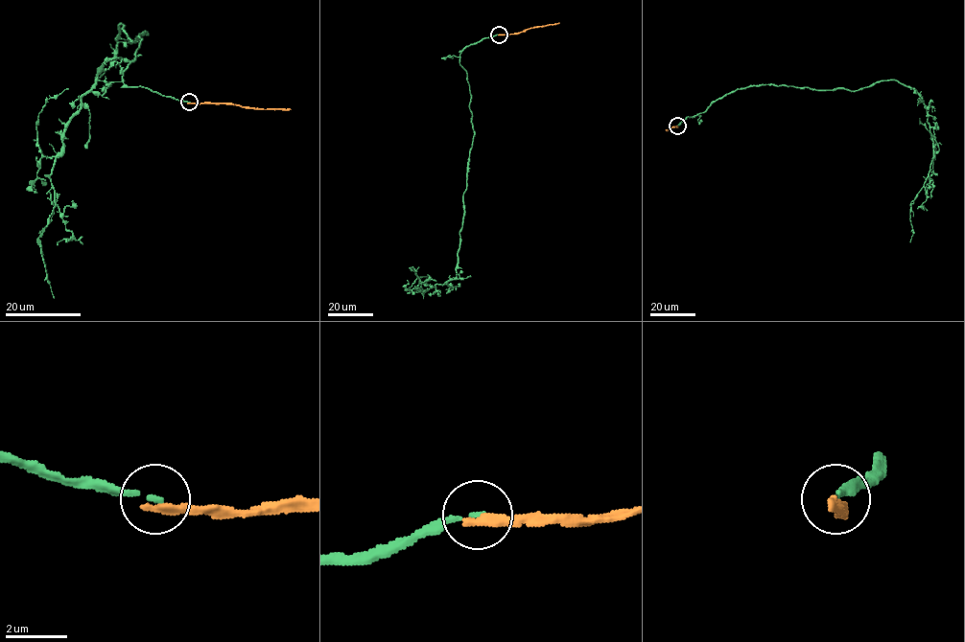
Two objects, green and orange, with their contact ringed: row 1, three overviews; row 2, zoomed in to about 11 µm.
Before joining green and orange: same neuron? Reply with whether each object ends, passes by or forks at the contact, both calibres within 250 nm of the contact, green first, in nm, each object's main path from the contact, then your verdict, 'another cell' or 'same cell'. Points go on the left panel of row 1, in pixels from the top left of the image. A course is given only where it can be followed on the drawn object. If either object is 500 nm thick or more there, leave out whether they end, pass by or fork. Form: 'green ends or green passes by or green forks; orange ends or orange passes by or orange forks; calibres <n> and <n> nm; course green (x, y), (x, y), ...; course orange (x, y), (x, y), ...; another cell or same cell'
green ends; orange ends; calibres 170 and 280 nm; course green (189, 102), (124, 82), (147, 34), (130, 43), (120, 25), (50, 175), (38, 238), (54, 298); course orange (189, 103), (291, 109); another cell

